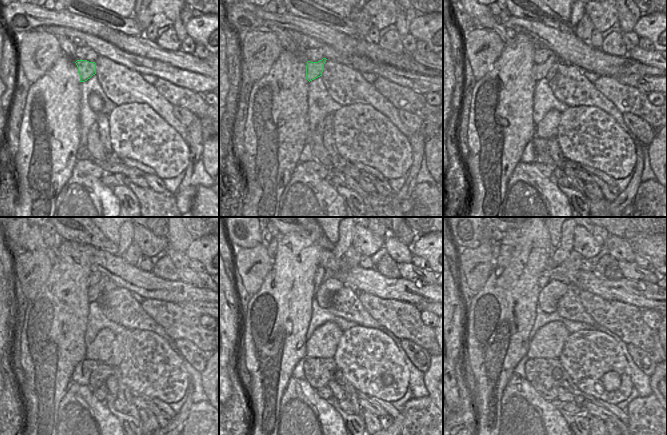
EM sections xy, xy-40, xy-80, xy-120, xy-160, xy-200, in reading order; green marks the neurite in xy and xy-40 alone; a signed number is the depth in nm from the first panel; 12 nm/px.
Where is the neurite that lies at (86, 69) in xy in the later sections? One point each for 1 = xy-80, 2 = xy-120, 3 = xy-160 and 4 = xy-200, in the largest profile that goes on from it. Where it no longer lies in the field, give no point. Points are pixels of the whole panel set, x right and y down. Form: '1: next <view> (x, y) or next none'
1: next xy-80 (539, 71)
2: next xy-120 (94, 292)
3: next xy-160 (330, 274)
4: next xy-200 (566, 272)

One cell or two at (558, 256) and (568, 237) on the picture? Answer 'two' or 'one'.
one

